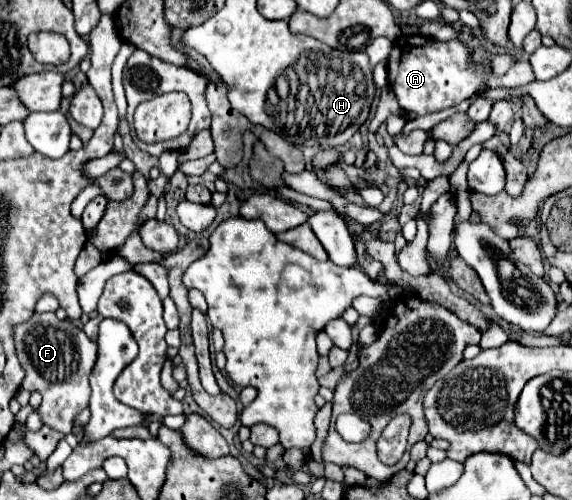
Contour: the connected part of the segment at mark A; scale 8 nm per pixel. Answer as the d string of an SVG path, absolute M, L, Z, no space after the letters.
M401 35L393 41L393 51L387 59L389 87L397 97L403 111L413 111L415 115L427 115L455 107L457 103L469 99L475 91L483 87L483 79L489 79L489 87L523 87L535 77L531 75L531 65L523 59L511 65L507 75L493 75L489 67L471 59L473 53L463 41L435 41L423 35Z

